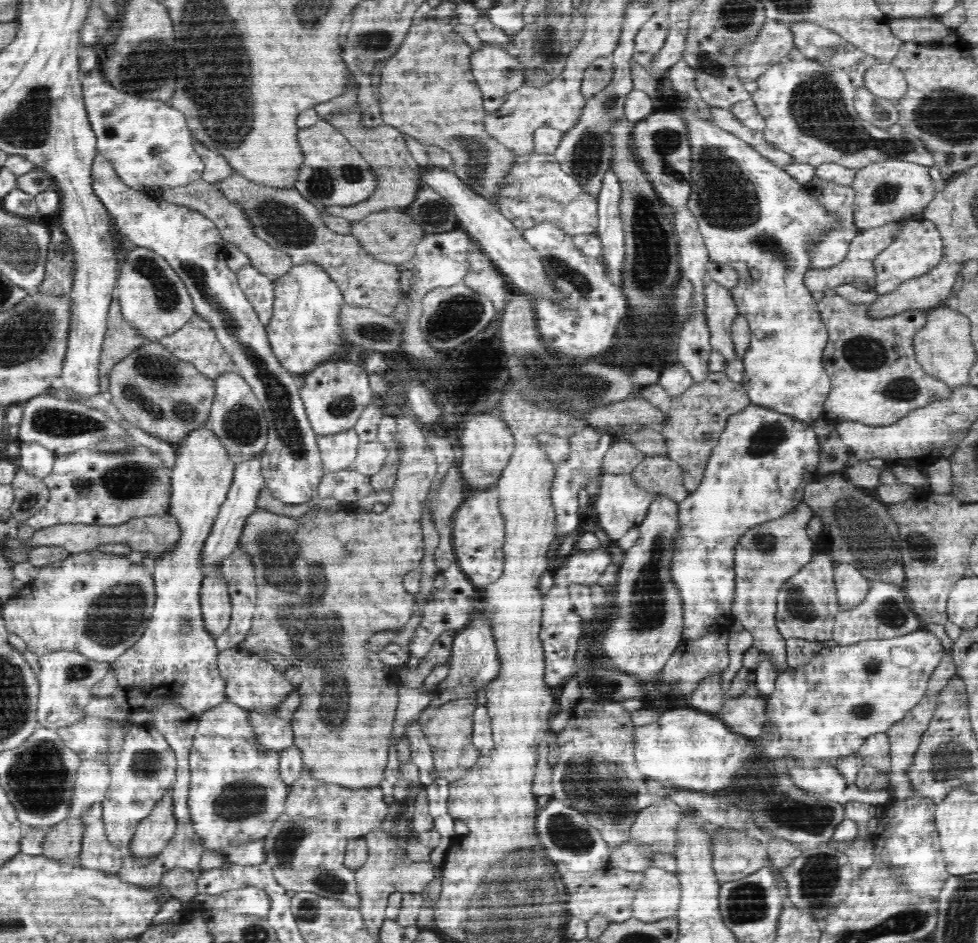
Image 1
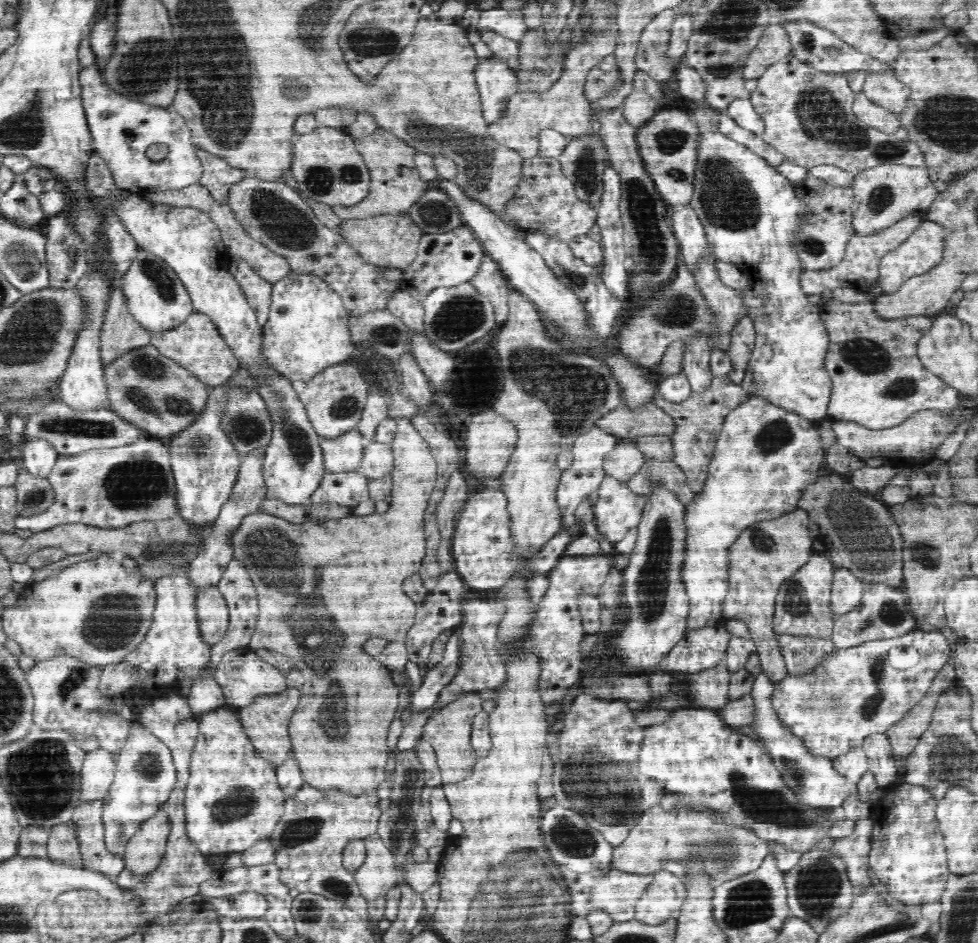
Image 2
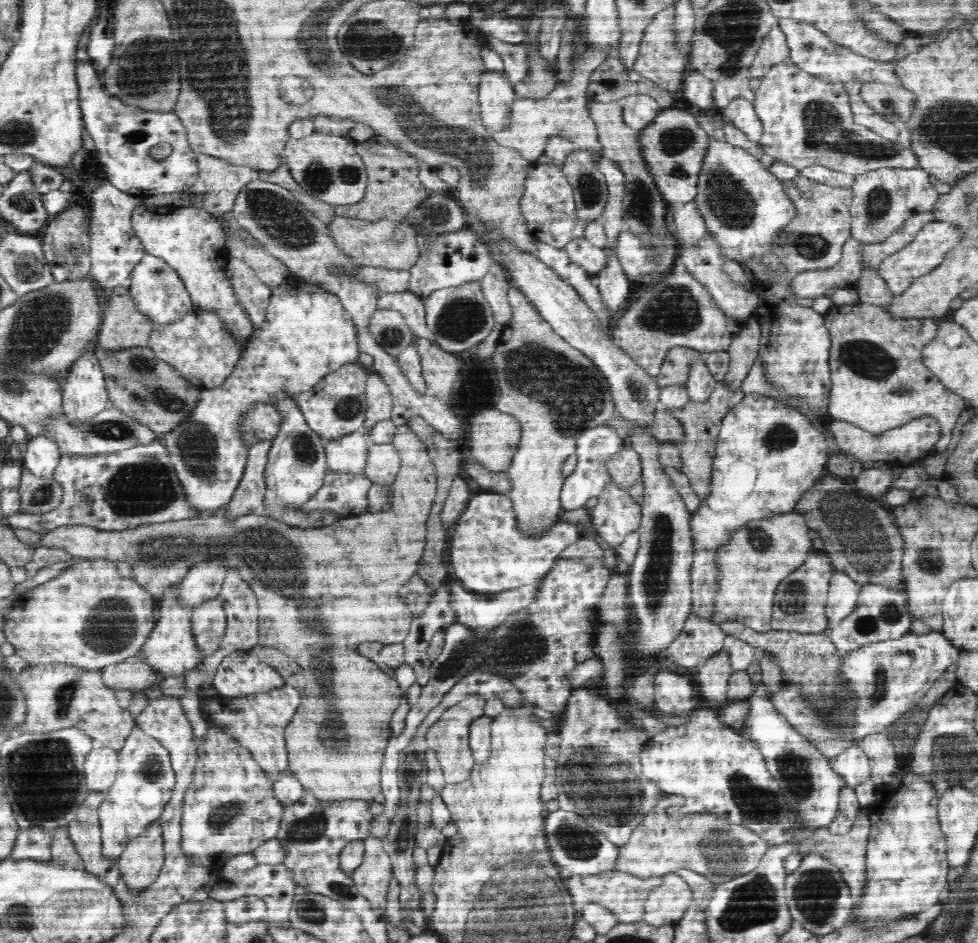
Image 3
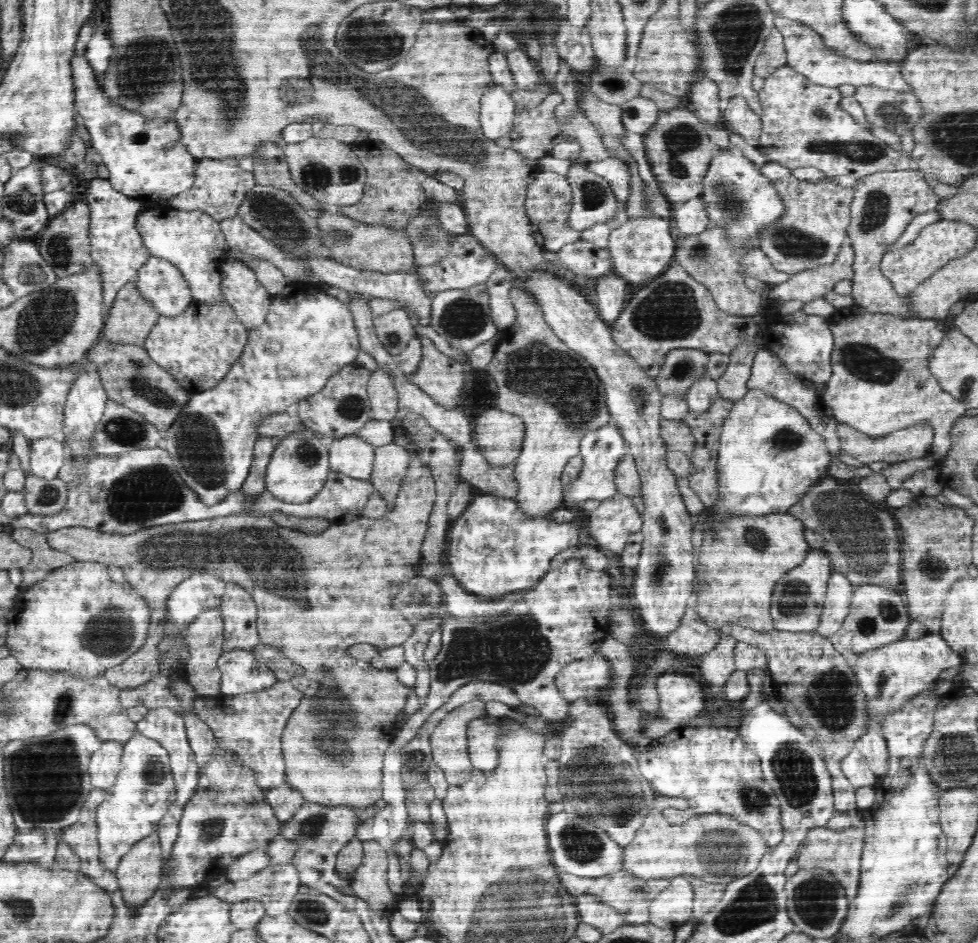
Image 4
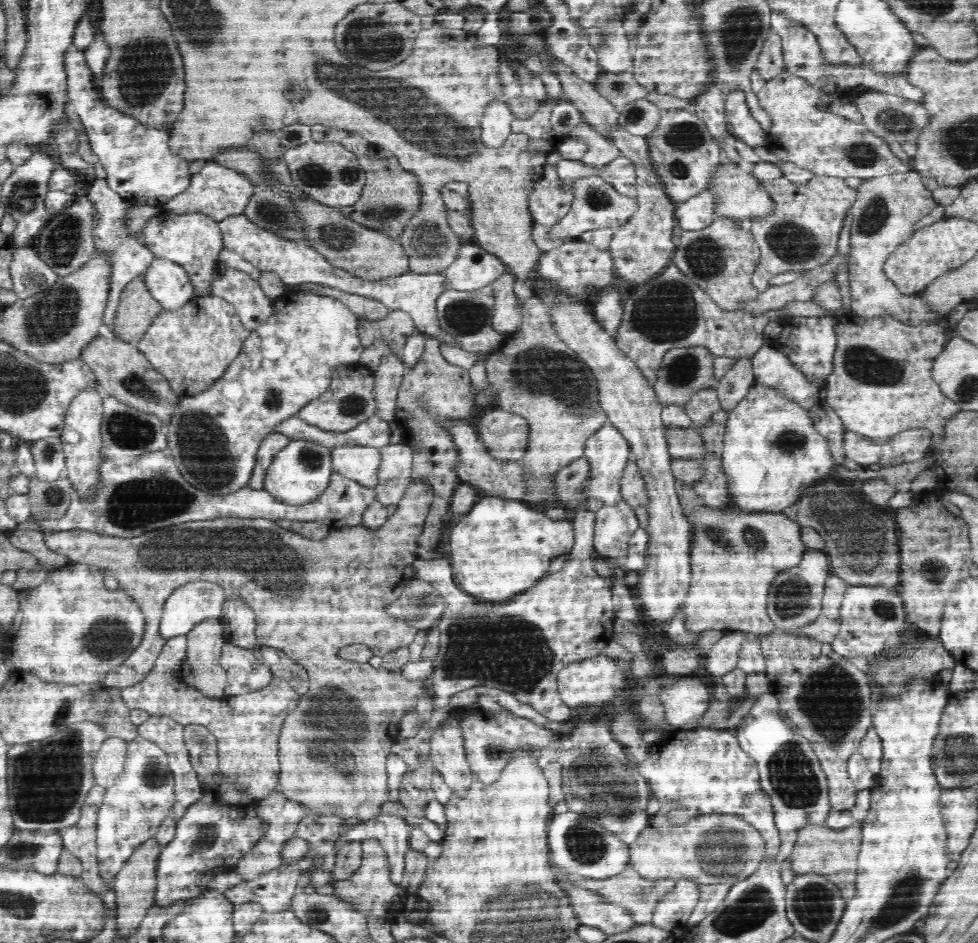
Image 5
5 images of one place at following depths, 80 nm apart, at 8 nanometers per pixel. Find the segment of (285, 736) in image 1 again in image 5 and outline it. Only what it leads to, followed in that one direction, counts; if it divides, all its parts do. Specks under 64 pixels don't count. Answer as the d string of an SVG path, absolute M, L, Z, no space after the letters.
M174 636L165 642L152 670L138 684L121 689L121 697L130 710L145 710L149 716L167 716L178 724L205 726L218 738L220 772L228 783L246 791L246 796L262 800L278 788L278 736L282 724L301 697L290 682L273 676L270 684L240 696L210 698L204 696L191 678L186 662L187 637Z

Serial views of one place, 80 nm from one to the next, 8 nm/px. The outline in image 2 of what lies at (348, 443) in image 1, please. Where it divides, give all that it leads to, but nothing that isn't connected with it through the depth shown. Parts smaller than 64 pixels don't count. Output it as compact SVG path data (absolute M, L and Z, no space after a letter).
M353 429L334 439L322 438L325 472L356 471L362 462L362 434Z

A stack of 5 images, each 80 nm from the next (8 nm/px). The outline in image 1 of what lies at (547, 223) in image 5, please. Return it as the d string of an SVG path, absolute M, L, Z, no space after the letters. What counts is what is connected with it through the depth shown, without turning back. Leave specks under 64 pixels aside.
M532 152L532 154L526 154L526 156L515 155L514 159L516 159L516 162L514 162L512 170L508 170L506 176L503 176L502 183L504 183L504 186L502 186L502 188L500 188L500 192L496 194L496 204L500 212L508 218L508 220L511 220L519 231L523 232L526 228L532 228L532 226L536 226L536 224L540 224L540 222L553 222L554 224L558 223L560 230L563 230L565 234L572 237L576 236L576 234L590 234L592 232L597 232L599 221L599 216L597 215L597 197L583 192L578 181L574 180L573 177L568 176L568 174L561 169L561 164L558 162L558 159L554 154L538 154L536 152Z

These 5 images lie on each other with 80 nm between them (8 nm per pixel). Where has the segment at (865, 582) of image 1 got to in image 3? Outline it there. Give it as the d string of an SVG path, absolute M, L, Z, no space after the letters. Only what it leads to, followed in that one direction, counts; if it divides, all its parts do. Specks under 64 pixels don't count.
M836 571L832 575L825 608L827 631L836 628L856 608L860 589L861 585L846 573Z

